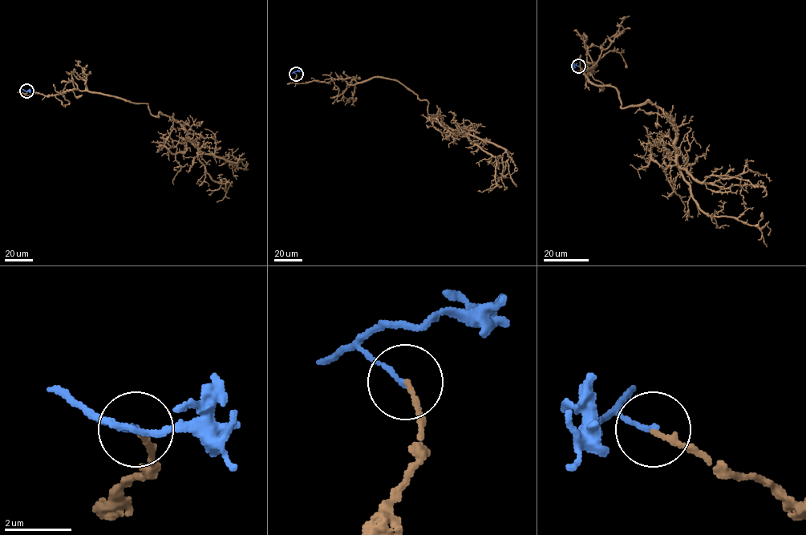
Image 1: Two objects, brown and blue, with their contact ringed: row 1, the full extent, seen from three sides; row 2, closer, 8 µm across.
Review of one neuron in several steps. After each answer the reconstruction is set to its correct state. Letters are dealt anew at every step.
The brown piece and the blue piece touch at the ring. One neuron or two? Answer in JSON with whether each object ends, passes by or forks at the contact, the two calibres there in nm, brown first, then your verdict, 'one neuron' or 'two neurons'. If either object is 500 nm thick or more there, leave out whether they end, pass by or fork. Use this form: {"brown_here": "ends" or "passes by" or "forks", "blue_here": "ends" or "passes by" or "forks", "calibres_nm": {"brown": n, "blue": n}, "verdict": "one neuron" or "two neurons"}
{"brown_here": "ends", "blue_here": "ends", "calibres_nm": {"brown": 180, "blue": 150}, "verdict": "two neurons"}

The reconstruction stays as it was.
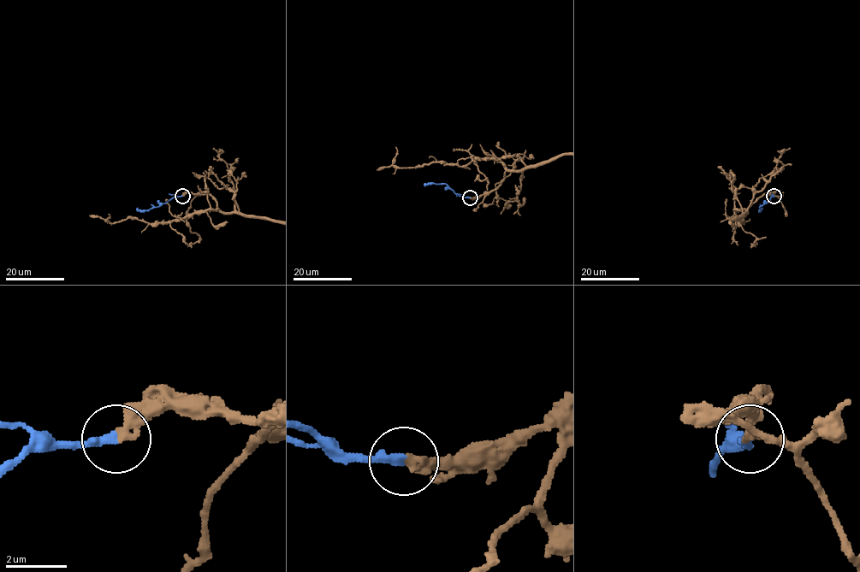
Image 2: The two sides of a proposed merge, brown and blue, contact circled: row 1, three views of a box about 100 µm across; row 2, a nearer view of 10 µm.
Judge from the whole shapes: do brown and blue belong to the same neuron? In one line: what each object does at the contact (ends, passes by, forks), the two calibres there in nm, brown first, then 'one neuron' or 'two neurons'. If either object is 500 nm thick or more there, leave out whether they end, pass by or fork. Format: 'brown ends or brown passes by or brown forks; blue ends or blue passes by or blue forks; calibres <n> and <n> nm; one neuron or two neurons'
brown ends; blue ends; calibres 340 and 300 nm; one neuron

